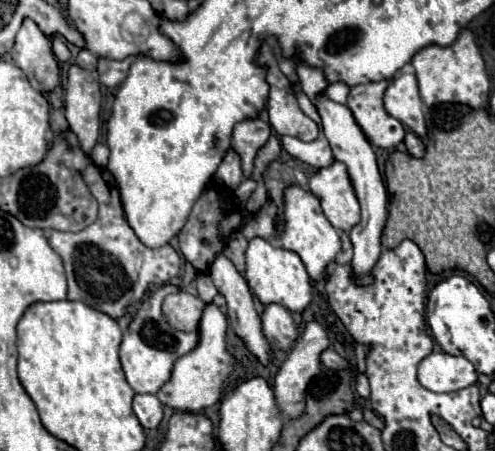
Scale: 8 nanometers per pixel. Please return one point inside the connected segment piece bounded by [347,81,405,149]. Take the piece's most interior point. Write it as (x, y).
(366, 101)

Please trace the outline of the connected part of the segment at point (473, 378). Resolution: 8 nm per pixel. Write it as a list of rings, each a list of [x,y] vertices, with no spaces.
[[[435,351],[419,363],[419,383],[435,393],[459,391],[477,383],[477,373],[471,361],[445,351]]]

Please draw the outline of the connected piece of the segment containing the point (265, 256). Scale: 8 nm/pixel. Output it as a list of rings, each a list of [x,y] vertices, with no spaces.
[[[255,237],[253,241],[249,241],[245,279],[251,287],[251,291],[257,295],[257,299],[263,305],[277,303],[293,313],[303,313],[313,299],[313,293],[311,293],[313,285],[311,285],[309,273],[303,265],[303,261],[297,257],[297,253],[287,251],[287,249],[277,249],[261,237]]]

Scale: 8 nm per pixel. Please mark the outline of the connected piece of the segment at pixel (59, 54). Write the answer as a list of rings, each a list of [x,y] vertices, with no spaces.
[[[55,37],[55,39],[51,41],[51,47],[53,47],[53,53],[55,53],[55,57],[57,57],[59,61],[69,61],[71,53],[69,53],[69,49],[67,49],[67,43],[65,43],[61,37]]]

